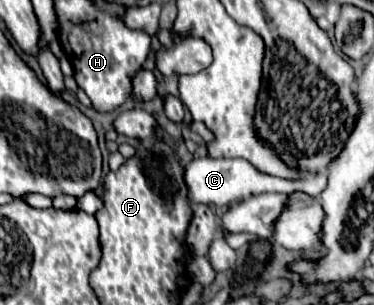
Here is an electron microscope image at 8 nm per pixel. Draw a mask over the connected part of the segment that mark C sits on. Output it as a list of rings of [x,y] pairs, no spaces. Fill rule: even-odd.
[[[201,157],[193,159],[187,165],[185,181],[191,193],[191,203],[215,203],[215,205],[227,205],[233,201],[247,199],[251,195],[259,193],[305,193],[309,197],[319,197],[323,189],[327,187],[327,173],[317,173],[315,177],[305,177],[305,179],[283,179],[275,175],[261,173],[255,169],[249,161],[245,159],[213,159],[213,157]]]

